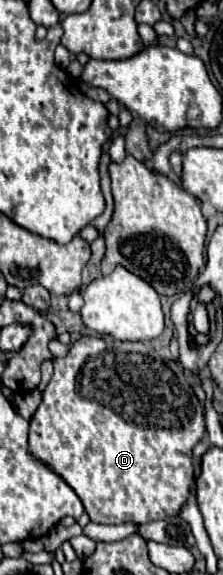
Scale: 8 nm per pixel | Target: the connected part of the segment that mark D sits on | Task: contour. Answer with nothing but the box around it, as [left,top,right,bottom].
[29,337,205,525]

